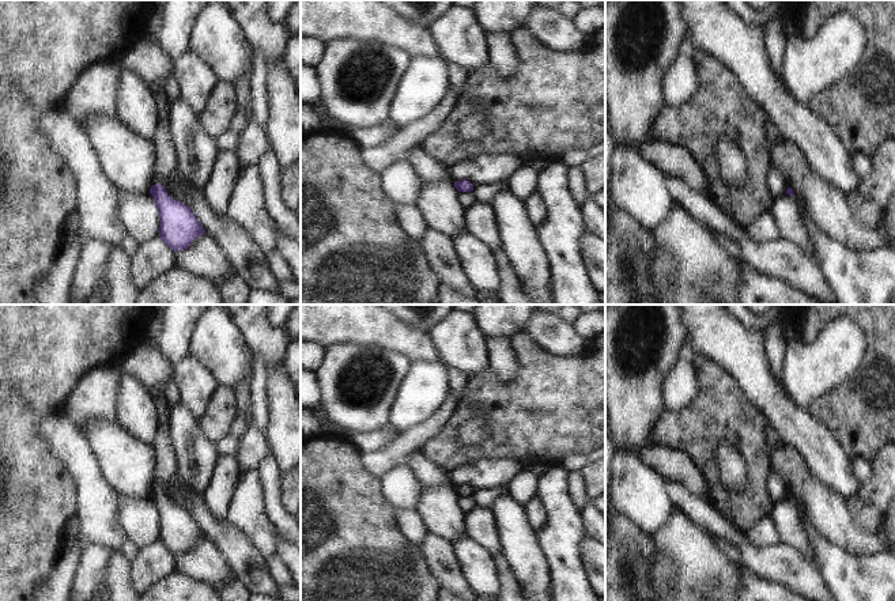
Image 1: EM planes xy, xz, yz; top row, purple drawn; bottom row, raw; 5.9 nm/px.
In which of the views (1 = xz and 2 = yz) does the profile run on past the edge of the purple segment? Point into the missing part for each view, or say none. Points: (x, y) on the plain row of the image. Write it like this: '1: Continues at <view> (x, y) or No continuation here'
1: No continuation here
2: No continuation here.

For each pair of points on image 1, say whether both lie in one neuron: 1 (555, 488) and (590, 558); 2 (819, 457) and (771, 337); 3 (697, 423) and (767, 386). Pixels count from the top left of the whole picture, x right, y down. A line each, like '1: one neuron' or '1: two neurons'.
1: two neurons
2: two neurons
3: two neurons

